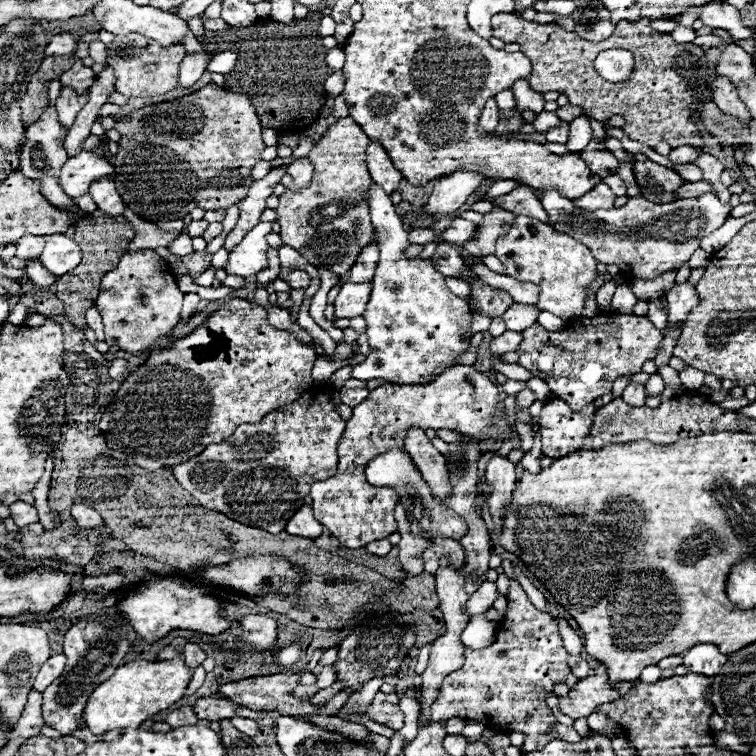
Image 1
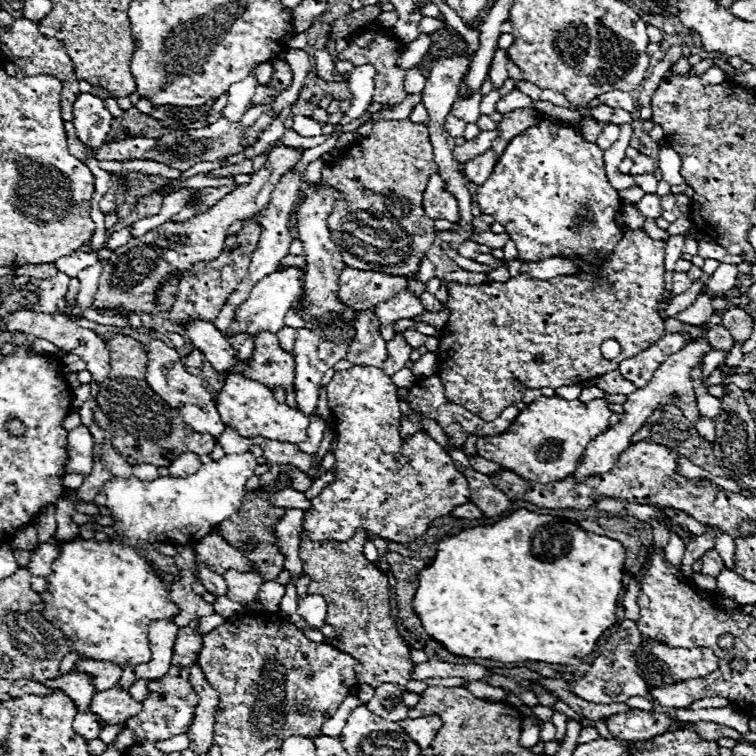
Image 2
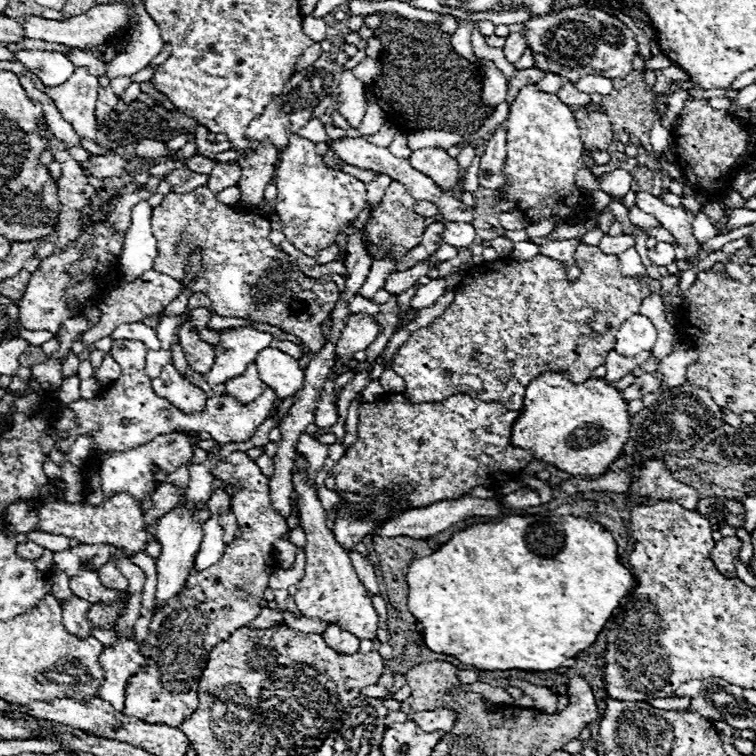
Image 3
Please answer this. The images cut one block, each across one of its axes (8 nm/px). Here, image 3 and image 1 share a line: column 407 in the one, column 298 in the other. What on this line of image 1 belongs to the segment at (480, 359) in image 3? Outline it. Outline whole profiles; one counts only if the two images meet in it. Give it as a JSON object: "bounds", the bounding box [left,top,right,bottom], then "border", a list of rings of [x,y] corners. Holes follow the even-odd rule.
{"bounds":[100,298,316,470],"border":[[[232,298],[186,338],[154,348],[148,360],[116,392],[100,420],[100,430],[108,448],[128,454],[140,468],[160,470],[178,466],[198,456],[208,444],[224,442],[242,422],[260,422],[262,414],[294,402],[312,384],[310,372],[314,362],[316,352],[298,342],[290,332],[270,326],[262,306]]]}

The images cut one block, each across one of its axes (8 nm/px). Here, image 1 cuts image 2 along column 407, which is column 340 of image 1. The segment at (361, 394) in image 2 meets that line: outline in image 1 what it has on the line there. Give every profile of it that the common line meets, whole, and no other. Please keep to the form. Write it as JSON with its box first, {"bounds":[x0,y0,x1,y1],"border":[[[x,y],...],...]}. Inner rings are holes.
{"bounds":[312,366,522,548],"border":[[[452,366],[428,386],[394,386],[382,384],[370,390],[370,396],[352,408],[346,430],[338,444],[338,472],[322,482],[312,484],[312,510],[332,536],[346,548],[364,548],[368,542],[388,538],[398,530],[394,508],[398,494],[390,486],[370,486],[366,482],[366,462],[386,450],[404,450],[404,438],[410,428],[452,430],[474,440],[510,442],[512,448],[522,444],[520,434],[508,426],[504,412],[504,392],[482,372],[472,366]]]}

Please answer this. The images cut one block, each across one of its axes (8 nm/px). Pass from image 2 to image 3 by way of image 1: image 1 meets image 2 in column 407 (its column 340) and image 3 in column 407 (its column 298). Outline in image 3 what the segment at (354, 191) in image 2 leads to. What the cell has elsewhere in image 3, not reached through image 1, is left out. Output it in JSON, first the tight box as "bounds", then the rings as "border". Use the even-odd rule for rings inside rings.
{"bounds":[364,180,426,260],"border":[[[392,180],[392,184],[386,188],[382,200],[378,202],[378,206],[370,208],[364,236],[366,236],[366,250],[372,260],[382,260],[386,256],[392,260],[400,260],[408,250],[416,248],[422,242],[426,224],[424,224],[424,216],[414,212],[416,202],[418,200],[412,198],[412,194],[408,194],[408,190],[400,182]]]}

